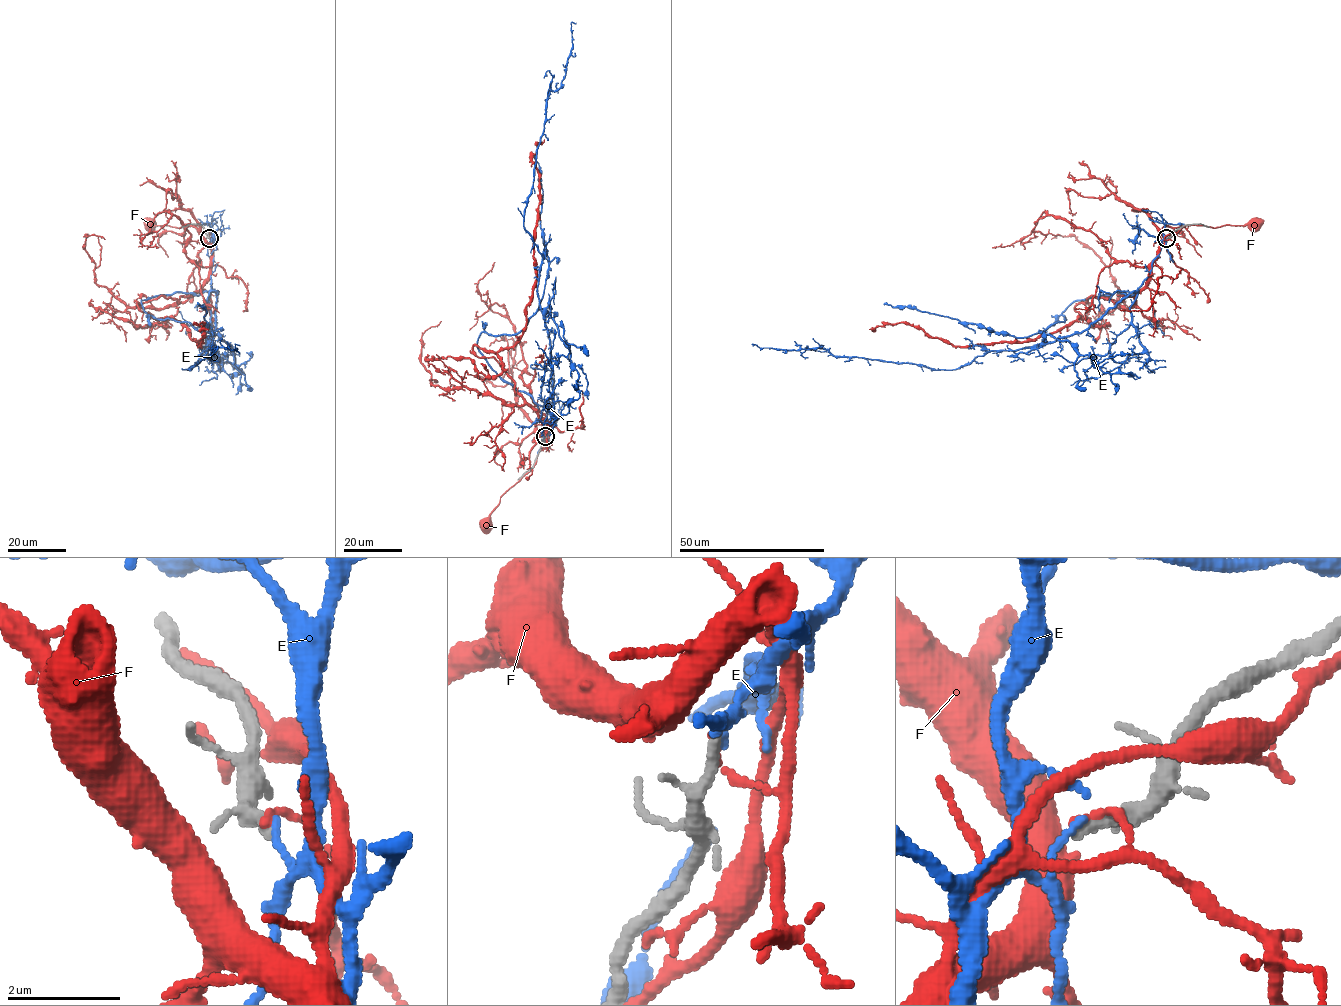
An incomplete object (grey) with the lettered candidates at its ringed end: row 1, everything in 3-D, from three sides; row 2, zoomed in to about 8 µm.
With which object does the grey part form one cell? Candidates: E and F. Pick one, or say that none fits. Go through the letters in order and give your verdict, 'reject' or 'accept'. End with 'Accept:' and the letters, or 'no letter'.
E: reject
F: reject
Accept: no letter

